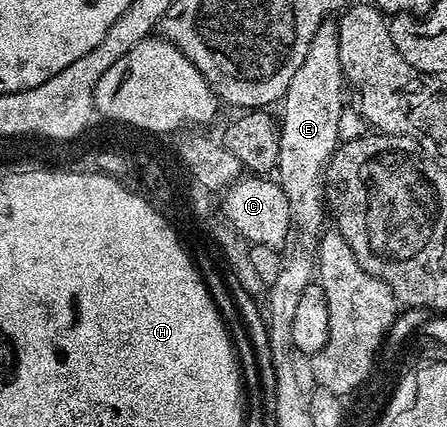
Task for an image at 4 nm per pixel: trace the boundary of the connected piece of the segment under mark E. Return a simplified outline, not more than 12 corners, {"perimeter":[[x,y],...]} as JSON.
{"perimeter":[[316,30],[282,99],[278,183],[322,224],[346,104],[339,30]]}

